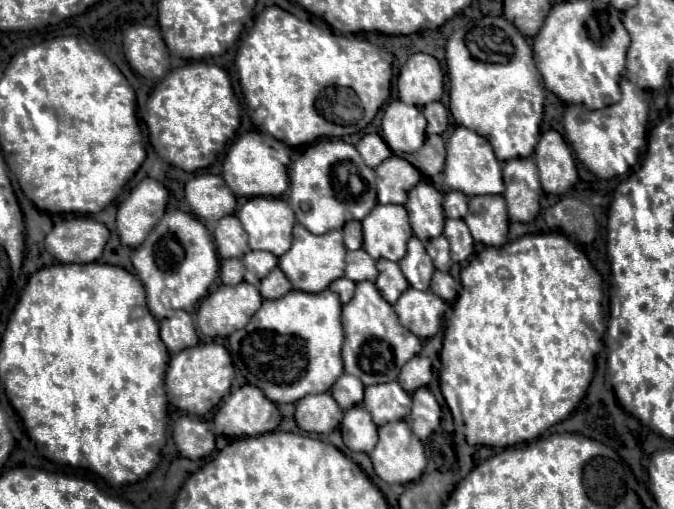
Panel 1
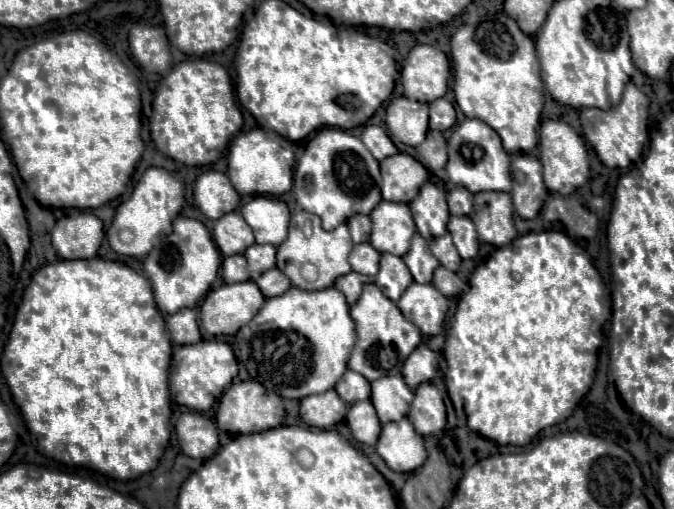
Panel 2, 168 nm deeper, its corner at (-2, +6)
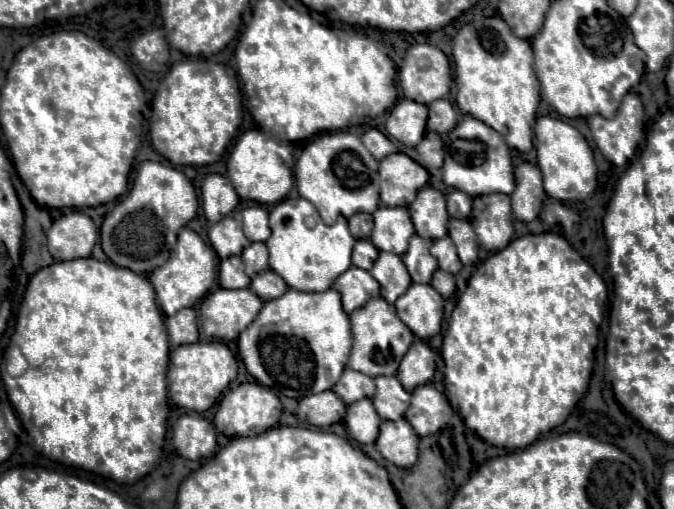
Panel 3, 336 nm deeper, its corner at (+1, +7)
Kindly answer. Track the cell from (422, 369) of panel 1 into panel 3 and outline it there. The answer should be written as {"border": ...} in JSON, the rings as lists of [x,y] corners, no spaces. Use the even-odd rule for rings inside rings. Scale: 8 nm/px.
{"border":[[[414,340],[414,344],[410,346],[410,350],[406,352],[406,356],[402,358],[402,364],[398,368],[398,380],[402,380],[402,386],[412,392],[416,386],[428,384],[434,376],[434,352],[432,348],[422,342],[422,340]]]}

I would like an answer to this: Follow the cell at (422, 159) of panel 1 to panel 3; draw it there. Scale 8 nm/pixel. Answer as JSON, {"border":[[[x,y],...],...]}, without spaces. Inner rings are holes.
{"border":[[[426,132],[422,142],[414,148],[406,148],[404,152],[414,158],[418,164],[422,164],[426,170],[442,168],[442,156],[444,156],[444,144],[436,132]]]}

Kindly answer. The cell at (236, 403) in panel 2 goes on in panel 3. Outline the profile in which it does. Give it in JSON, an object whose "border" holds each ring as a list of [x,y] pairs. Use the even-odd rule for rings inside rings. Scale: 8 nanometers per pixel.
{"border":[[[244,382],[234,388],[230,388],[224,398],[218,404],[214,424],[216,430],[222,432],[224,436],[256,436],[266,432],[268,428],[274,428],[280,420],[282,414],[282,404],[280,398],[270,392],[270,388],[262,388],[258,382]]]}

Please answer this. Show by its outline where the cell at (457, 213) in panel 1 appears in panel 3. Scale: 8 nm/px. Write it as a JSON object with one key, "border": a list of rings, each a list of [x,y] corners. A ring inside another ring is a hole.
{"border":[[[454,190],[446,196],[446,204],[448,204],[448,214],[452,218],[468,218],[470,216],[470,206],[472,206],[472,198],[460,190]]]}

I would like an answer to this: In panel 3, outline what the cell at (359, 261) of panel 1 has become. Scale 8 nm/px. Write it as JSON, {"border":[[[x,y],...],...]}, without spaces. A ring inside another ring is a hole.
{"border":[[[358,240],[354,250],[352,250],[352,264],[364,270],[370,270],[374,260],[378,258],[378,248],[374,248],[374,244],[370,244],[368,240]]]}

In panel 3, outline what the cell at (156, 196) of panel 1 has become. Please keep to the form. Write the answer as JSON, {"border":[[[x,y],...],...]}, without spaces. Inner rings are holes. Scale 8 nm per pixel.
{"border":[[[142,162],[132,190],[102,222],[102,250],[116,266],[128,268],[136,274],[148,274],[168,260],[180,228],[196,218],[196,212],[198,194],[184,172],[160,162]]]}

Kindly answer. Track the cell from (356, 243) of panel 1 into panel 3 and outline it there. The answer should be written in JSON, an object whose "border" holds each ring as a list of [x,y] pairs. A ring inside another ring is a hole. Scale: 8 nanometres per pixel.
{"border":[[[354,214],[348,218],[348,226],[350,226],[350,232],[356,240],[360,238],[368,238],[372,228],[374,228],[374,222],[372,222],[372,214]]]}

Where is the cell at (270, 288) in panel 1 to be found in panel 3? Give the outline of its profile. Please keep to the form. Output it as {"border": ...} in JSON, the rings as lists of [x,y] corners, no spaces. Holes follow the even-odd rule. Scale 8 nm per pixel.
{"border":[[[266,270],[266,272],[260,272],[252,284],[250,284],[250,290],[256,292],[260,296],[260,300],[274,300],[278,296],[282,296],[282,292],[288,290],[288,284],[272,270]]]}

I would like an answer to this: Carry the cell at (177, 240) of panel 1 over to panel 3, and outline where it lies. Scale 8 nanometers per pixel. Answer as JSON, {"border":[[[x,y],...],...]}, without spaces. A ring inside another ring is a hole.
{"border":[[[182,228],[176,248],[172,250],[166,264],[150,272],[148,278],[156,290],[158,306],[164,310],[166,316],[172,316],[182,308],[194,306],[198,300],[202,300],[202,296],[208,294],[216,278],[216,252],[194,230]]]}

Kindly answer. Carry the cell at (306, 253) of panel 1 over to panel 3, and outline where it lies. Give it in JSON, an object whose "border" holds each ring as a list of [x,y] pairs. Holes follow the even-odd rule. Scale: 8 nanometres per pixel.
{"border":[[[286,198],[270,210],[270,270],[280,274],[284,282],[300,292],[324,292],[332,282],[350,268],[354,236],[346,228],[346,218],[340,216],[334,224],[324,224],[318,210],[306,198]]]}

